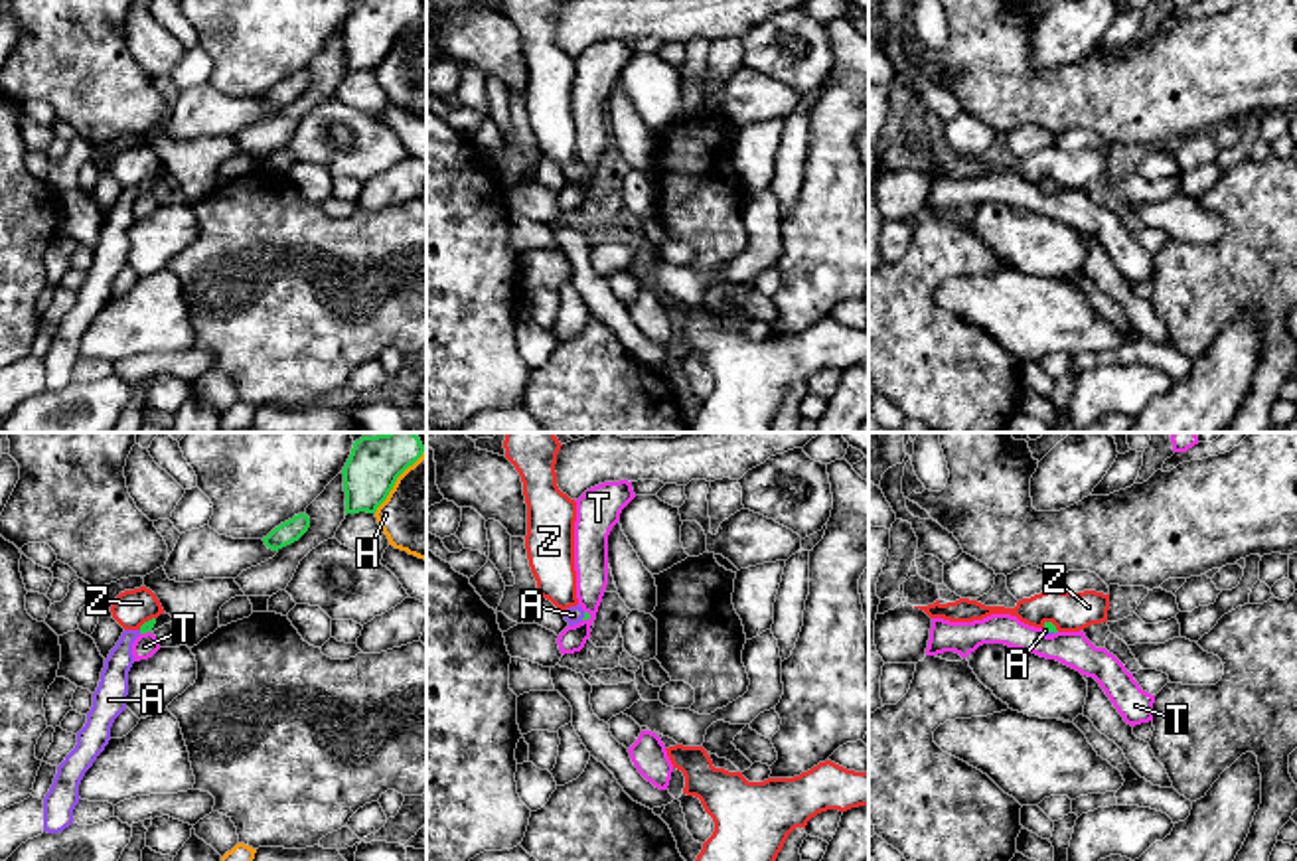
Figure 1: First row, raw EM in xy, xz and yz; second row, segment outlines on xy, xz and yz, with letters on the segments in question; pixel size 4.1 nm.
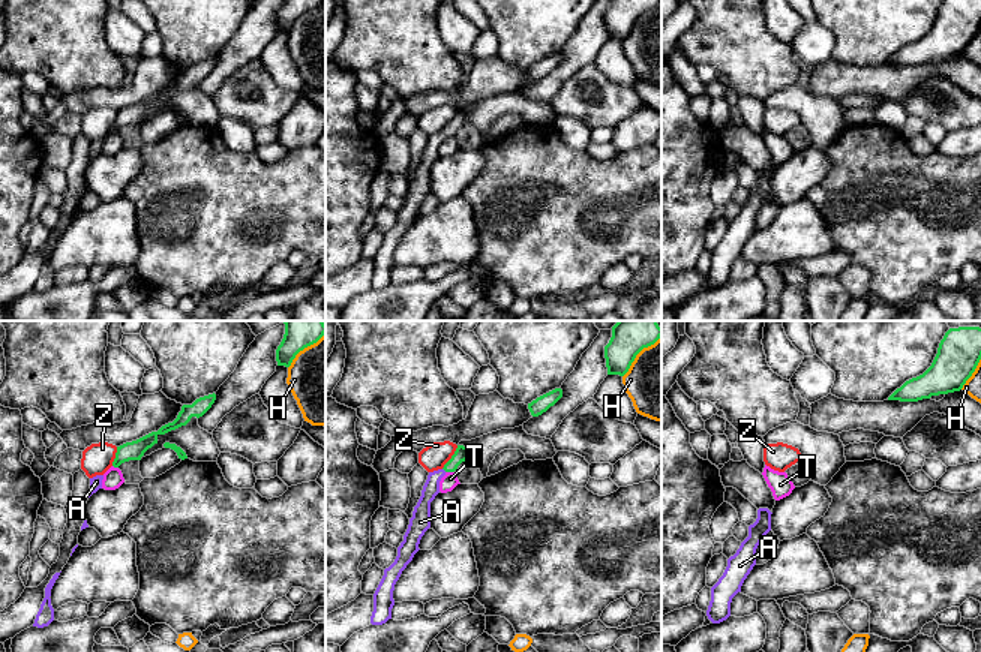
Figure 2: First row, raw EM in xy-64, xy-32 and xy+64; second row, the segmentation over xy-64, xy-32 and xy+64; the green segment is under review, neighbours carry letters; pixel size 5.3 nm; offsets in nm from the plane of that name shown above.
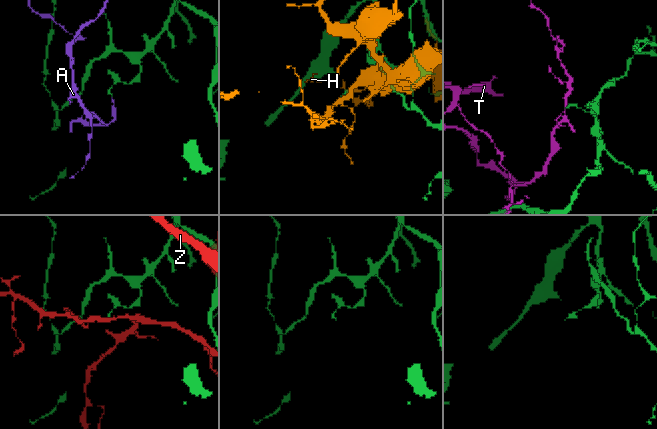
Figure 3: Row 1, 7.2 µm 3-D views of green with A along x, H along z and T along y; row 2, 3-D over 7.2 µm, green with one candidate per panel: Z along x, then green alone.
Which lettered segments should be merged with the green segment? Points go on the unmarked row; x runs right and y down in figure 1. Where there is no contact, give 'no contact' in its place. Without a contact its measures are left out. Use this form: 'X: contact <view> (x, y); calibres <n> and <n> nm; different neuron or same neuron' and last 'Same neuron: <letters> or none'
A: contact yz (1051, 188); calibres 40 and 20 nm; same neuron
H: contact xy (395, 38); calibres 220 and 340 nm; different neuron
T: contact xz (589, 174); calibres 20 and 140 nm; different neuron
Z: contact yz (1051, 180); calibres 40 and 160 nm; different neuron
Same neuron: A

